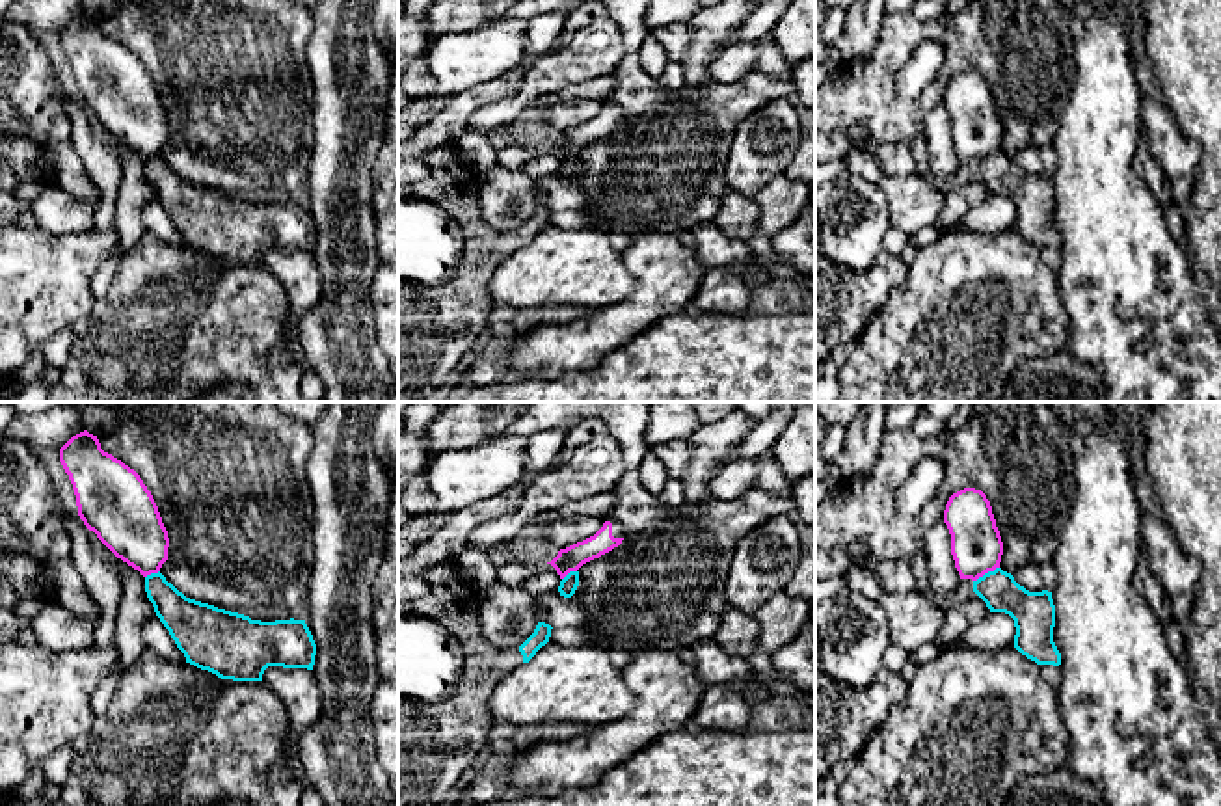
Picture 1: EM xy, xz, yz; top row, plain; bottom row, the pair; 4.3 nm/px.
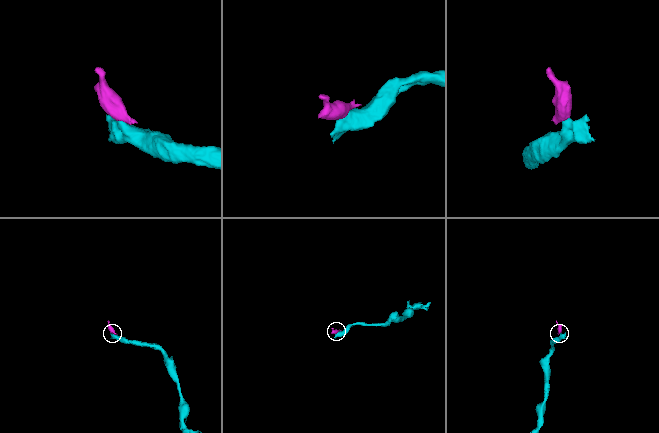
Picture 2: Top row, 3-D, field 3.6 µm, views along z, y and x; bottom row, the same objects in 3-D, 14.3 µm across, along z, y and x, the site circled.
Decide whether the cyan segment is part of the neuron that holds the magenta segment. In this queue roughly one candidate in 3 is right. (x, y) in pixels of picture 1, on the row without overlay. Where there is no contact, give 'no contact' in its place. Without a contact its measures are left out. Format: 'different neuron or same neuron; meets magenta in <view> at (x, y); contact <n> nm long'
different neuron; meets magenta in yz at (985, 155); contact 130 nm long

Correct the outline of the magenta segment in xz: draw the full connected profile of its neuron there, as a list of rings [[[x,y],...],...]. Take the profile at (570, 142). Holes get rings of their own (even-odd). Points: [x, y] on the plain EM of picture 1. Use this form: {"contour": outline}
{"contour": [[[605,102],[603,110],[594,119],[560,132],[547,147],[551,147],[560,162],[564,162],[570,154],[577,154],[583,147],[618,130],[624,121],[624,110],[618,104]]]}

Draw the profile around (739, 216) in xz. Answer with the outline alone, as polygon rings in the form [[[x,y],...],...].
[[[730,190],[713,223],[730,238],[748,242],[759,231],[756,199]]]

